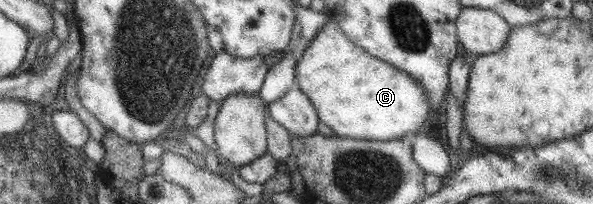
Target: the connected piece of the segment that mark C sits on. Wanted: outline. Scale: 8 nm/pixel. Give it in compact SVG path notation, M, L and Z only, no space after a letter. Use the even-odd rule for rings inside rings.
M332 18L305 46L294 67L294 82L312 103L318 120L342 138L389 141L412 137L405 133L426 131L433 120L423 88L405 71L374 59L348 41Z

